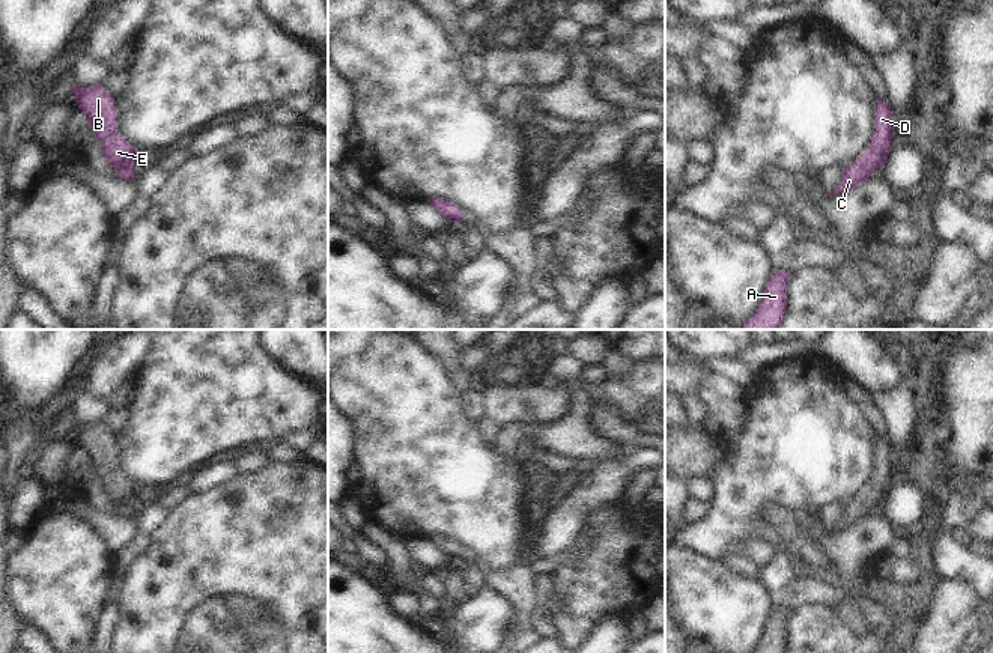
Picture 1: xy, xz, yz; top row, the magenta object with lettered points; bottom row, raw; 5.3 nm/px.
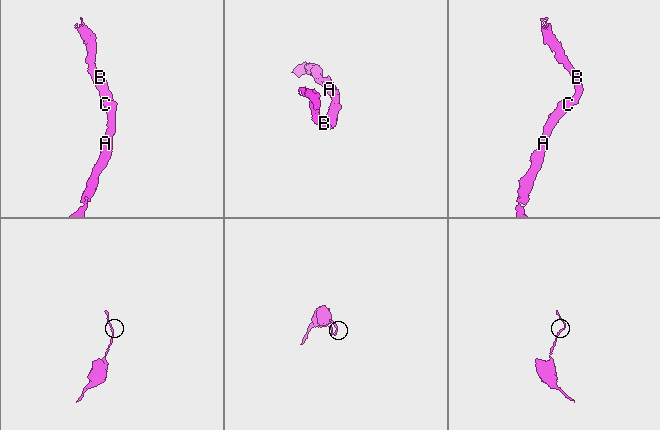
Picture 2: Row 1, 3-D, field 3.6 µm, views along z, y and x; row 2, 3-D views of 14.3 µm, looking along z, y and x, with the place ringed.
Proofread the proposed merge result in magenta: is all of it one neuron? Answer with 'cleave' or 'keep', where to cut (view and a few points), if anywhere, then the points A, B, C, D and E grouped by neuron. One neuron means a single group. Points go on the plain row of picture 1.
keep; no cut; A B C D E

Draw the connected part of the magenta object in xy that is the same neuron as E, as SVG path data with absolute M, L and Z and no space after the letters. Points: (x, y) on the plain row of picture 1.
M69 423L75 432L80 448L87 454L95 474L101 478L101 487L117 515L134 516L132 503L137 487L117 469L117 447L114 435L102 424Z

